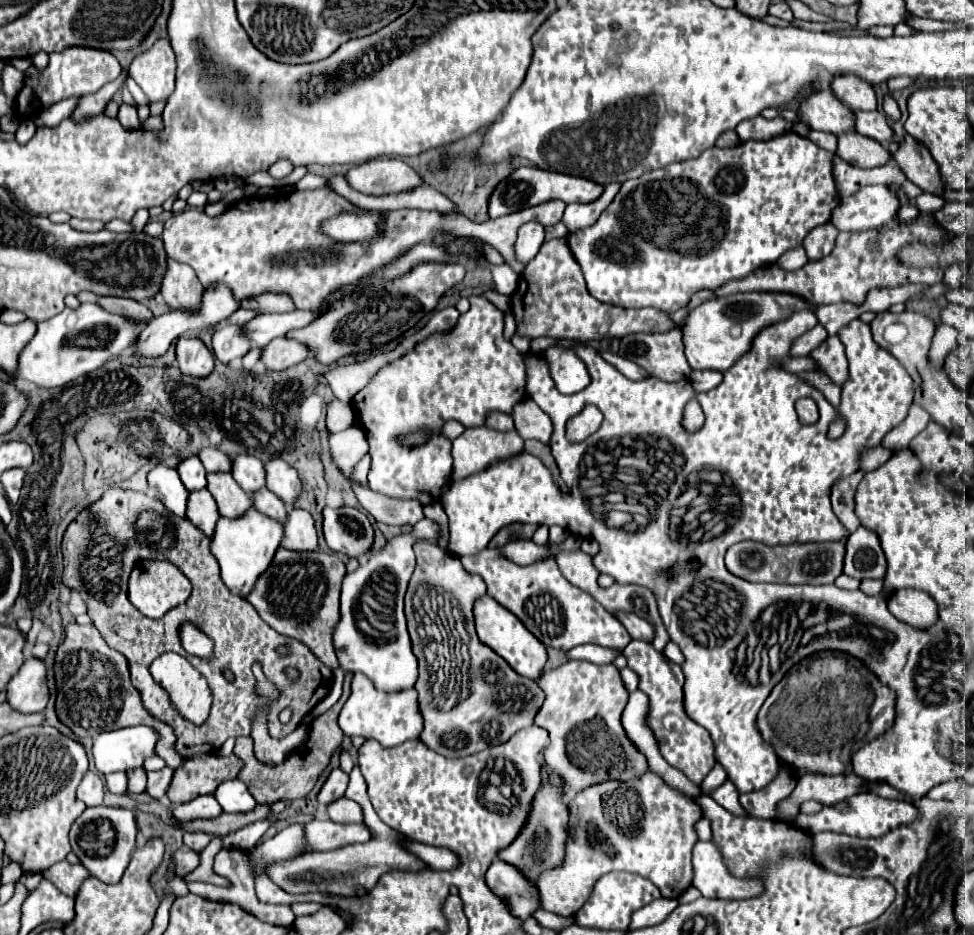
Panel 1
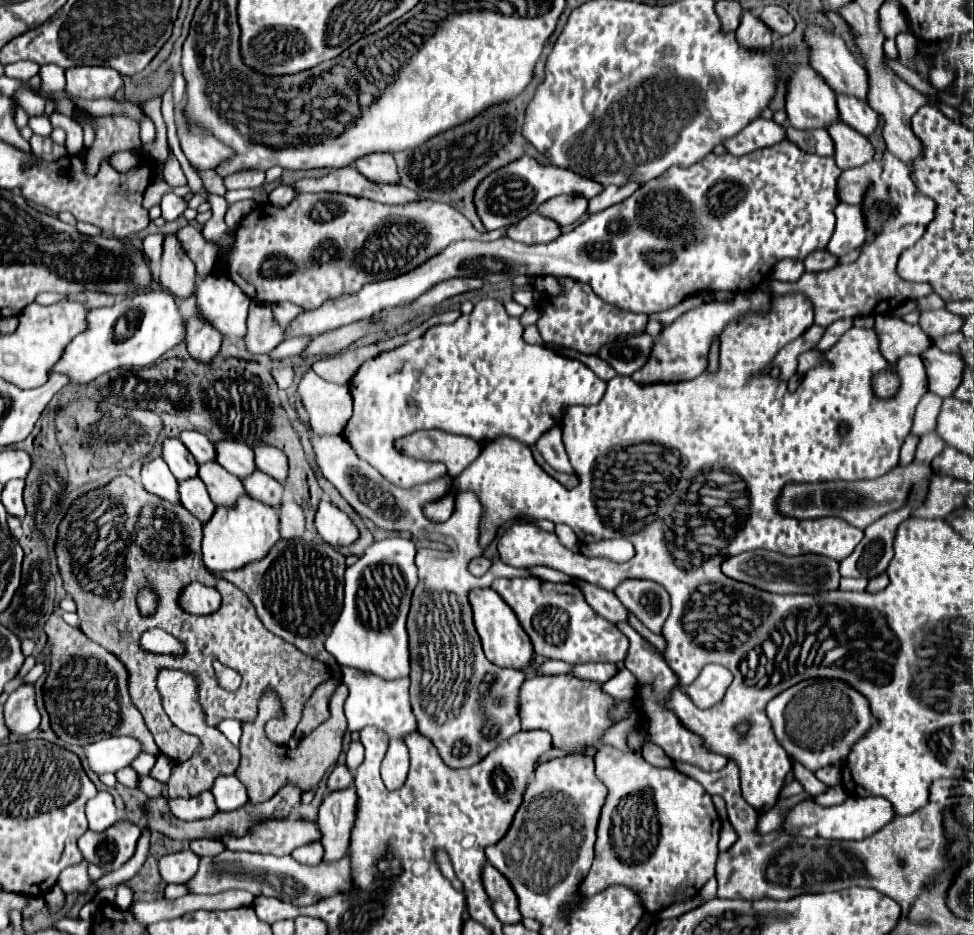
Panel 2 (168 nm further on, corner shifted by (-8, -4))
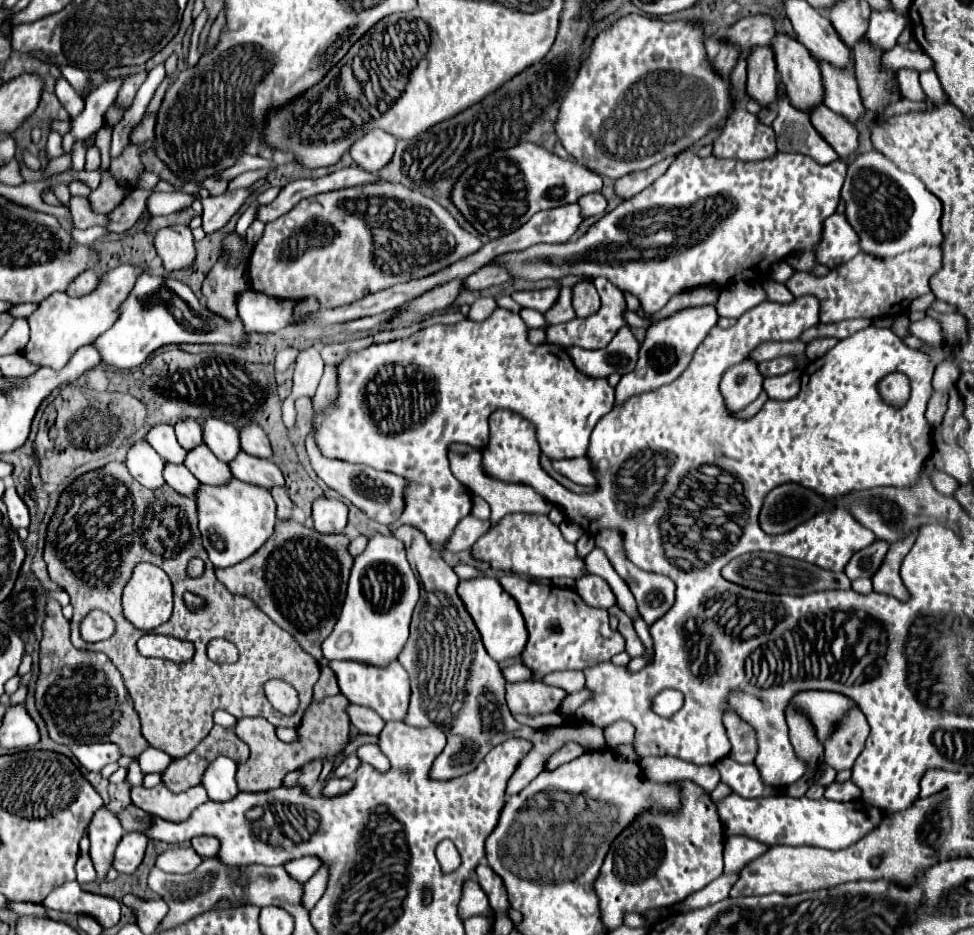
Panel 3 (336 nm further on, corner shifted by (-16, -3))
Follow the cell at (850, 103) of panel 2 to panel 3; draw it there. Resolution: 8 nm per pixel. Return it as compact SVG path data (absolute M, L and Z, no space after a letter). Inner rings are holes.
M820 62L822 66L822 78L824 78L824 104L834 110L836 114L842 114L850 122L860 120L866 114L866 108L862 104L856 76L850 70L836 70L832 66L826 66L826 62Z

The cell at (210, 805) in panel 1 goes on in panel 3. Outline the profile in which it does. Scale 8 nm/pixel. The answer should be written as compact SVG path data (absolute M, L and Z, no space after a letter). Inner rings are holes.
M158 784L154 788L132 788L132 804L170 822L188 820L190 814L208 800L208 792L202 786L194 786L182 794L170 792L164 784Z

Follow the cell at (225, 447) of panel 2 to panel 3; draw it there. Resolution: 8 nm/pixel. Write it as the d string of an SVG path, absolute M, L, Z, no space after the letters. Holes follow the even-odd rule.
M208 418L208 422L202 422L204 430L204 444L214 452L214 456L226 464L230 464L240 454L240 436L234 426L228 426L228 422L220 422L218 418Z

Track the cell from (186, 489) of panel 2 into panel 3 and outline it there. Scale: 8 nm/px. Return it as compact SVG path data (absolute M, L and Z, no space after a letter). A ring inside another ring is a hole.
M166 464L164 470L164 480L168 486L172 486L176 492L184 494L184 496L196 496L200 490L200 482L194 474L190 474L190 470L186 466L170 466Z

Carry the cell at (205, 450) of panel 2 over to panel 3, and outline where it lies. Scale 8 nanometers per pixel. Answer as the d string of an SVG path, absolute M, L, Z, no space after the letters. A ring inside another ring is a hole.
M196 420L178 422L178 424L174 426L174 430L176 430L176 438L178 438L180 446L186 448L186 450L194 450L196 446L204 444L202 428L200 428L200 422L196 422Z

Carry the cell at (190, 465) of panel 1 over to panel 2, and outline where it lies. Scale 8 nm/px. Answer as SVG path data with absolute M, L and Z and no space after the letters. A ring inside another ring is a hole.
M168 437L162 441L162 459L168 463L168 467L176 479L196 477L198 463L196 463L196 459L192 459L192 455L180 443L180 439Z

